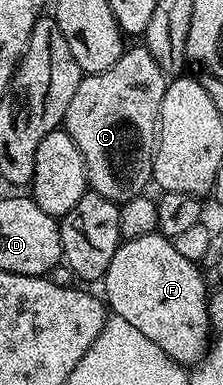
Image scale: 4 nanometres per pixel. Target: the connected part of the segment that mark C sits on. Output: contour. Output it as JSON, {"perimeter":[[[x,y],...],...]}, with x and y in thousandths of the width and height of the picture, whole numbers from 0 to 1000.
{"perimeter":[[[659,122],[623,125],[561,125],[529,164],[511,164],[511,174],[475,184],[363,197],[350,236],[332,257],[314,257],[314,278],[287,301],[283,332],[300,335],[305,348],[350,371],[350,387],[368,392],[395,447],[399,494],[525,527],[632,509],[659,494],[646,488],[682,470],[726,247],[758,216],[758,203],[691,143],[673,143]]]}

